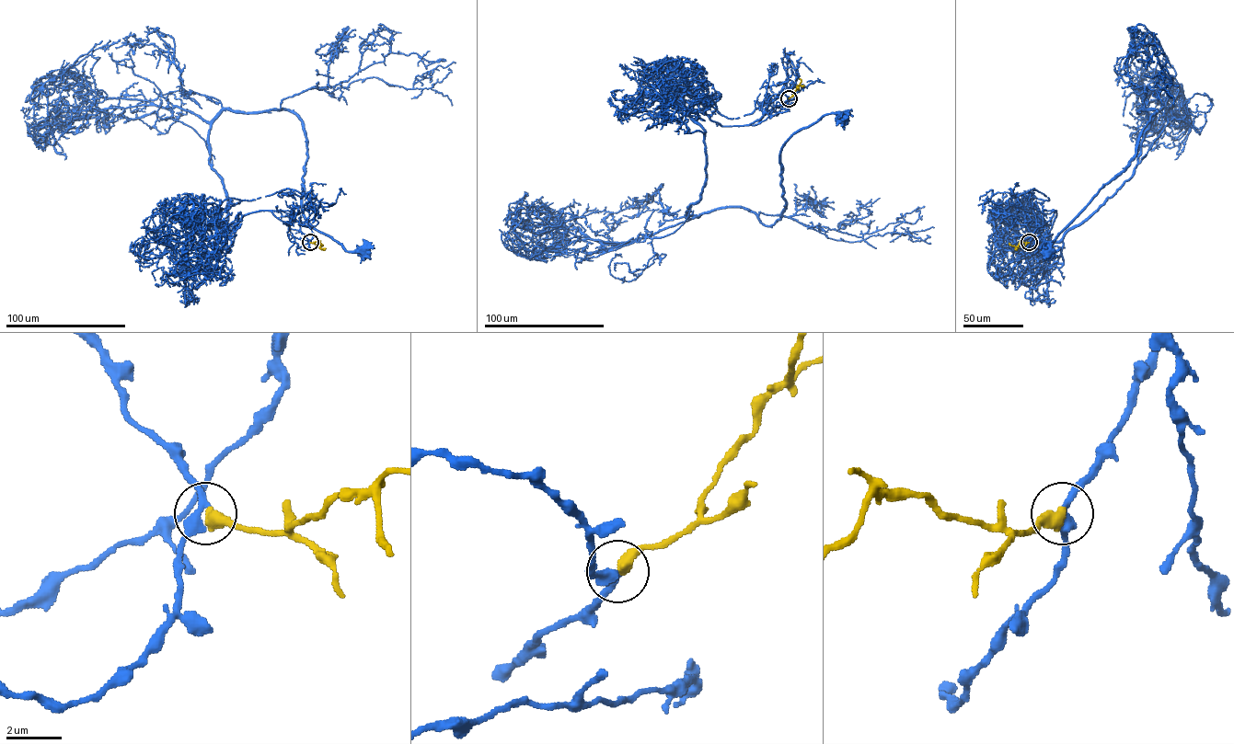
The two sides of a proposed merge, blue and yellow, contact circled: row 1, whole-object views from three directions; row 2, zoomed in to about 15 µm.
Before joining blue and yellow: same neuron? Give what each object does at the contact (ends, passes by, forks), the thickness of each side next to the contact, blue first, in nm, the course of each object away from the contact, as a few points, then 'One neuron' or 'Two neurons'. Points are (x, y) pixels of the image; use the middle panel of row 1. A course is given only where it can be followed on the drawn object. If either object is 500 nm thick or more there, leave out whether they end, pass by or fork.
At the ring blue passes by. At the ring yellow ends. Thickness 360 nm (blue) against 480 nm. Course of blue: (789, 98), (746, 125), (688, 110), (706, 155), (690, 219), (745, 207), (771, 225), (782, 144), (843, 116). Course of yellow: (789, 98), (799, 88), (800, 78). One neuron

